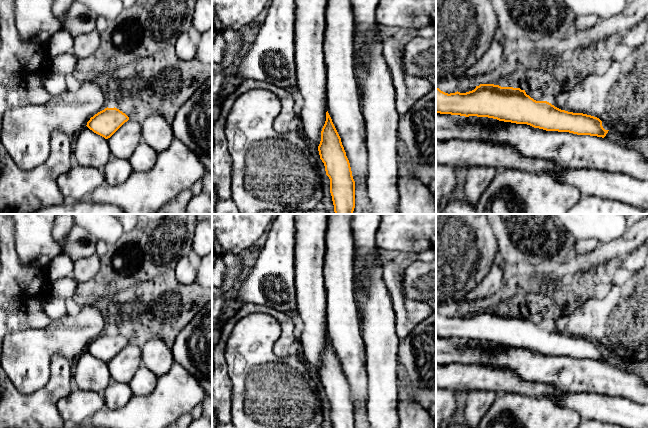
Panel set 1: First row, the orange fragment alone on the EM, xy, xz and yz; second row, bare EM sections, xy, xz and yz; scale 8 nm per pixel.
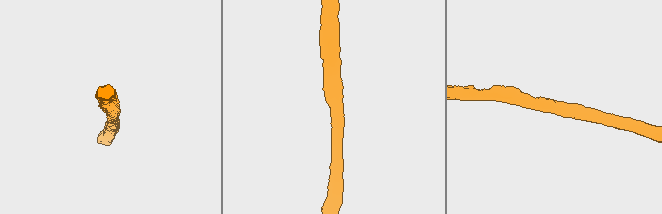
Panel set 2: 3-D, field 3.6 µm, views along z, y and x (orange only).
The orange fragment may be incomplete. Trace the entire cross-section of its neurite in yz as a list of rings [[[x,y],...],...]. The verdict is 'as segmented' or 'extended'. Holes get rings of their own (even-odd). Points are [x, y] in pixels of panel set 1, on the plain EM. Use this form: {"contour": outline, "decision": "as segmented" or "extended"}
{"contour": [[[480,308],[472,315],[466,317],[445,317],[436,311],[436,337],[451,338],[460,340],[477,340],[497,343],[499,345],[511,346],[516,348],[527,348],[534,352],[543,353],[546,355],[569,356],[577,359],[590,359],[604,362],[609,354],[605,354],[602,350],[602,345],[594,340],[573,337],[561,334],[547,325],[536,325],[526,318],[525,314],[513,311],[501,311],[494,308]]], "decision": "as segmented"}

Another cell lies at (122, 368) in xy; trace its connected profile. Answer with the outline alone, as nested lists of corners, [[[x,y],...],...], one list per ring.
[[[130,343],[107,363],[111,379],[119,383],[129,383],[141,365],[141,347]]]

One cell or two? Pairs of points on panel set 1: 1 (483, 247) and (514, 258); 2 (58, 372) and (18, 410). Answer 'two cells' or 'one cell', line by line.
1: two cells
2: one cell

